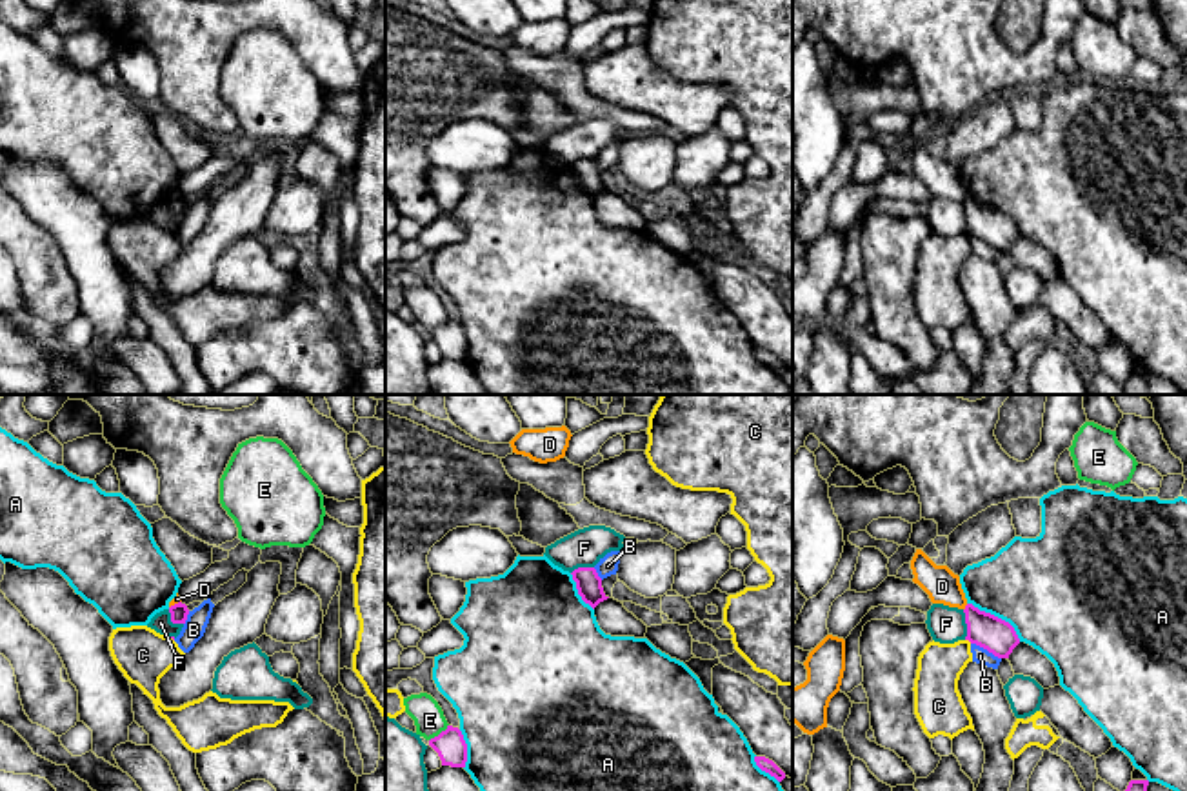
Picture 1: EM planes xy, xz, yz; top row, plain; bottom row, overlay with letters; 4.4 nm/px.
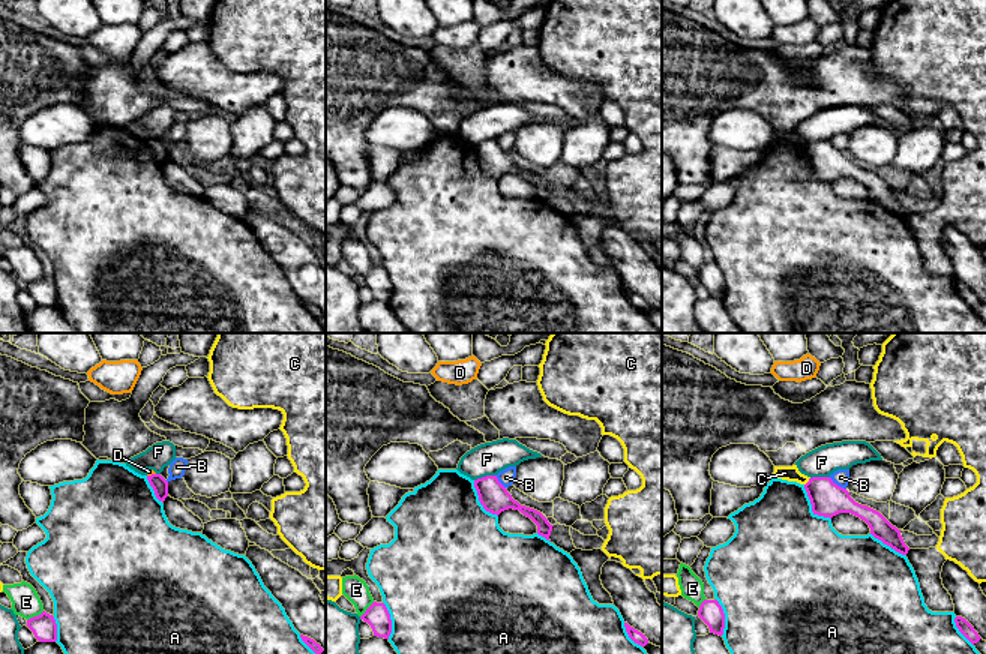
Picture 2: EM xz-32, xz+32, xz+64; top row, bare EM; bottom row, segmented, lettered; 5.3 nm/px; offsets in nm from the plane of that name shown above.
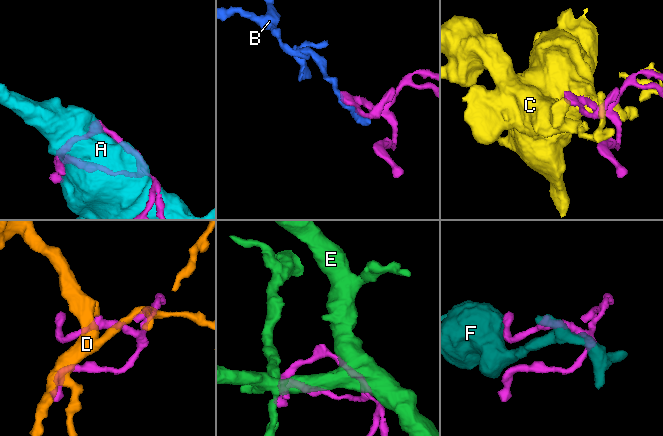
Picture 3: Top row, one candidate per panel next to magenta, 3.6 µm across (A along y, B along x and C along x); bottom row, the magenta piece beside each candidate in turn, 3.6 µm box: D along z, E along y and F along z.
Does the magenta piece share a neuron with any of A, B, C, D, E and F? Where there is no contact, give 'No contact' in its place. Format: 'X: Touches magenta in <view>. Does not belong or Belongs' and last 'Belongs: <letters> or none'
A: Touches magenta in yz. Does not belong
B: Touches magenta in yz. Does not belong
C: Touches magenta in yz. Does not belong
D: Touches magenta in yz. Does not belong
E: Touches magenta in xz. Does not belong
F: Touches magenta in yz. Does not belong
Belongs: none

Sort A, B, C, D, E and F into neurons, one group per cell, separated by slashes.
A / B / C / D / E / F

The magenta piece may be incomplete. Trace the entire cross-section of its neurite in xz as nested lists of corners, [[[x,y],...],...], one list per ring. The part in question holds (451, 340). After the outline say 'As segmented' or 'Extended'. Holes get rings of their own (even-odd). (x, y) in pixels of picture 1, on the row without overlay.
[[[447,318],[445,324],[429,333],[429,338],[438,345],[442,358],[465,360],[467,336],[458,320]]]. As segmented

